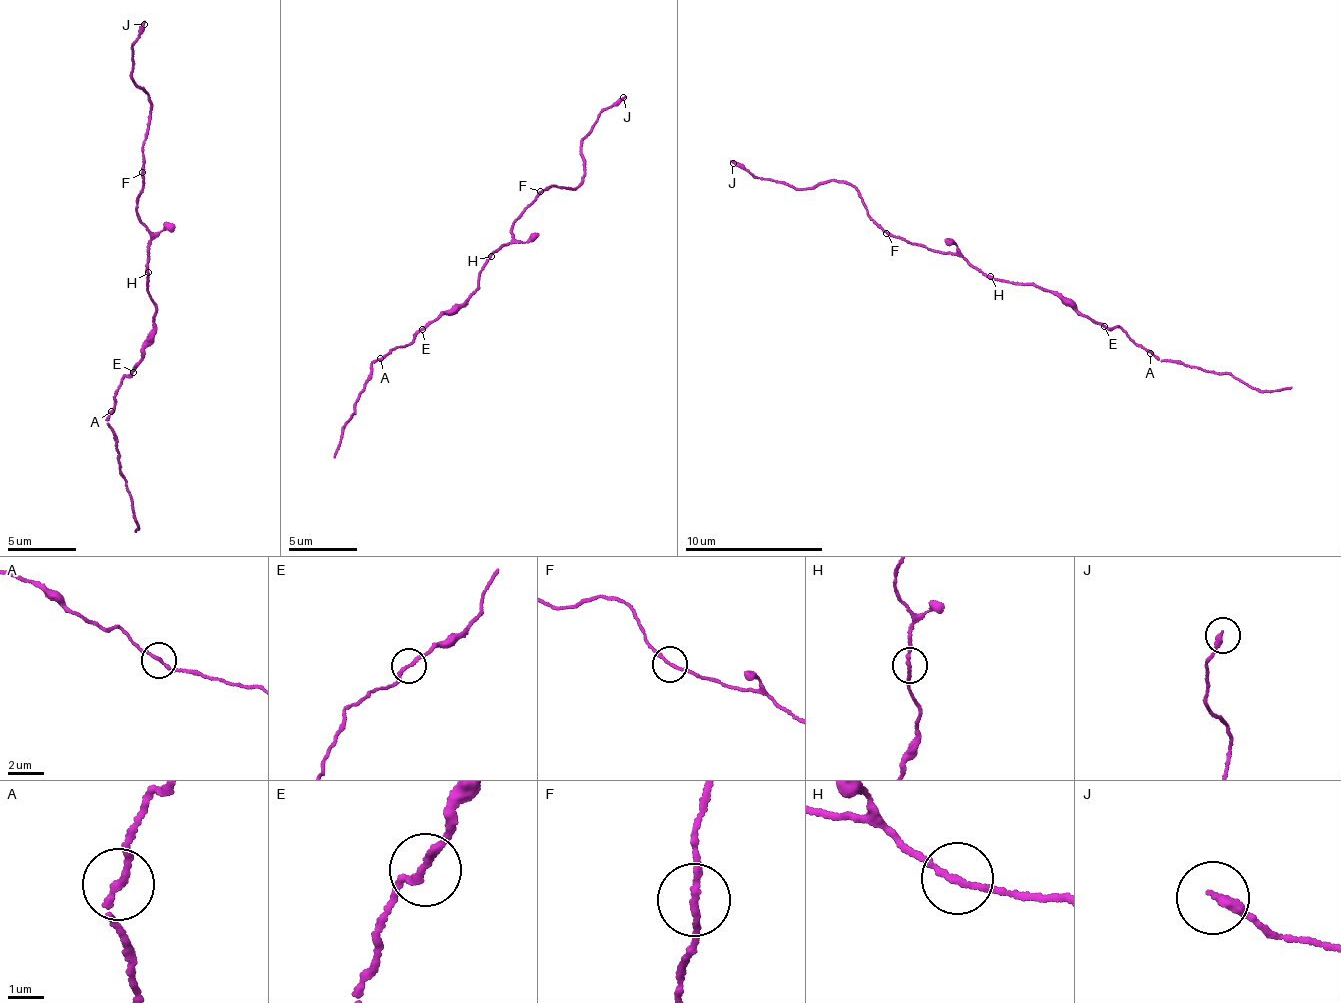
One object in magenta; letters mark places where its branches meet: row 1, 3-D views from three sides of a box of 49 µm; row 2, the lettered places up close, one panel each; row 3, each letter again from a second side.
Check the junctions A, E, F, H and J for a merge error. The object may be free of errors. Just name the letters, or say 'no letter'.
no letter

